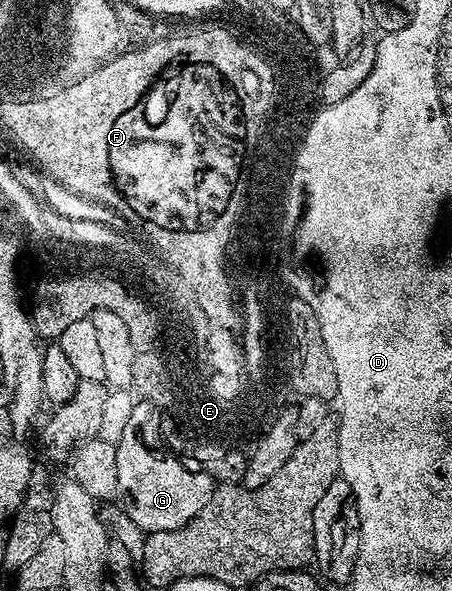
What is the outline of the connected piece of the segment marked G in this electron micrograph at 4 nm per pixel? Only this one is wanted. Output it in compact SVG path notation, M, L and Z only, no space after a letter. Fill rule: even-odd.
M149 401L135 402L134 416L116 443L118 474L125 490L126 487L130 490L130 499L134 502L134 508L129 508L129 517L147 533L180 529L180 525L188 525L188 521L192 521L192 517L196 517L196 513L200 513L200 509L212 501L216 490L216 480L207 470L193 471L185 467L177 454L155 442L158 422L155 404Z

